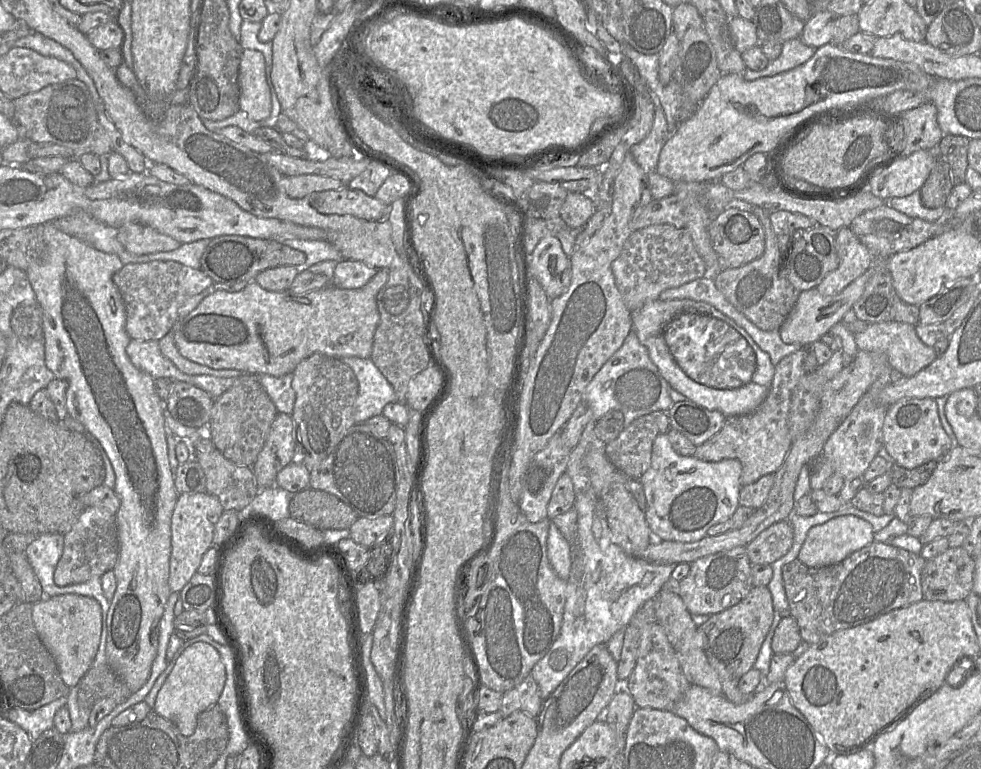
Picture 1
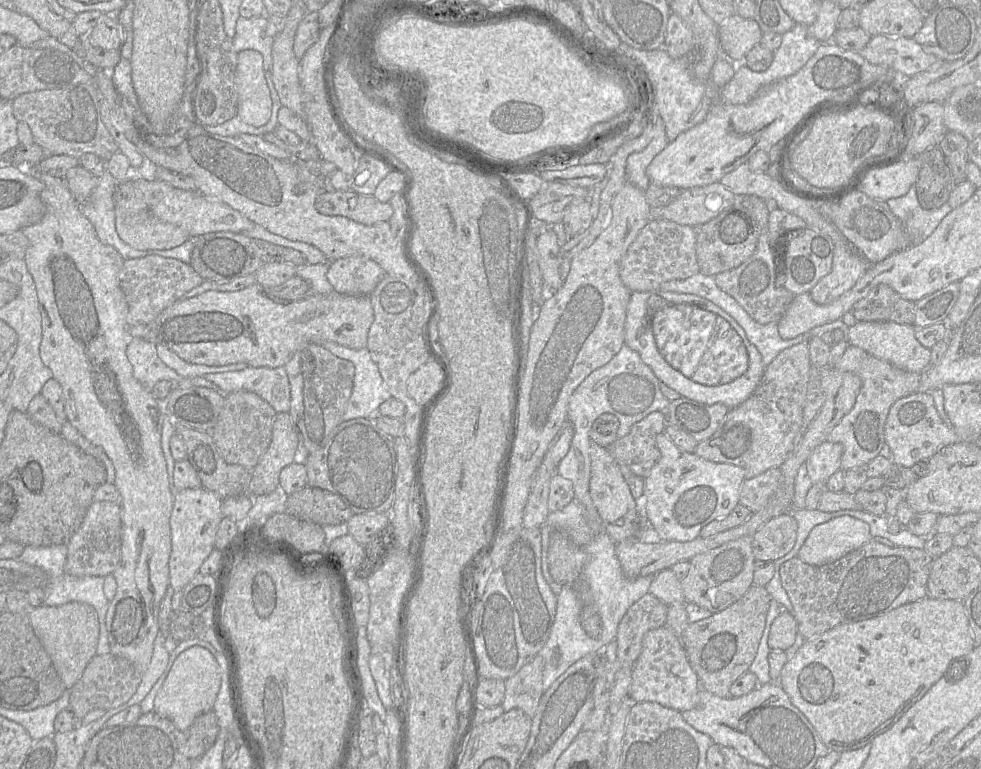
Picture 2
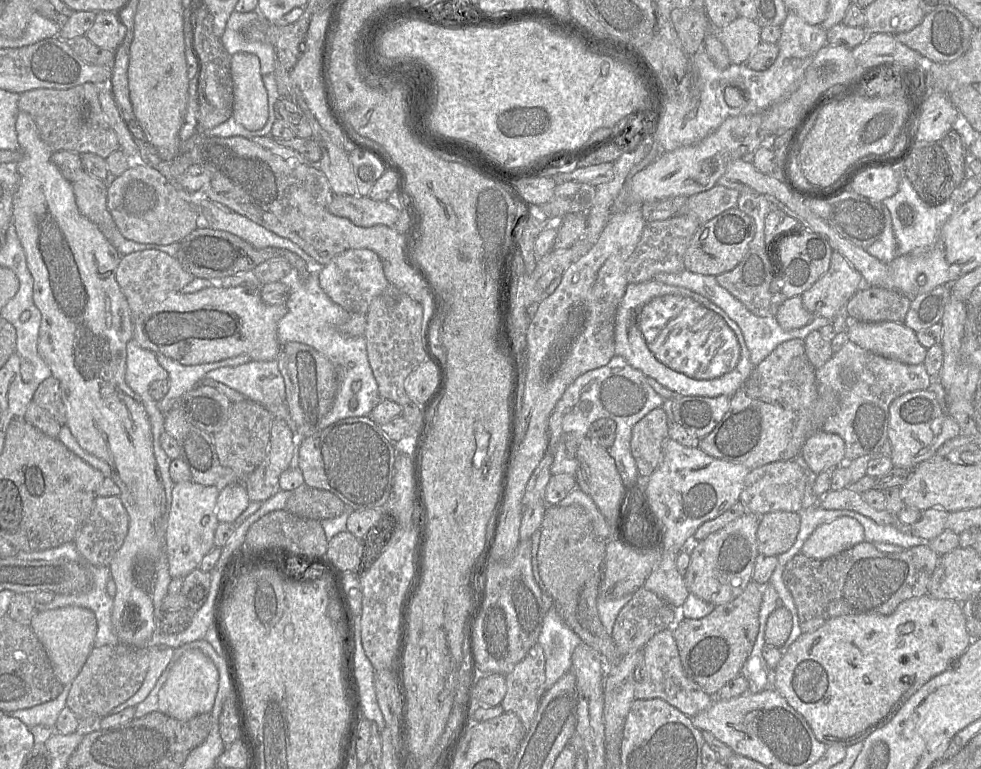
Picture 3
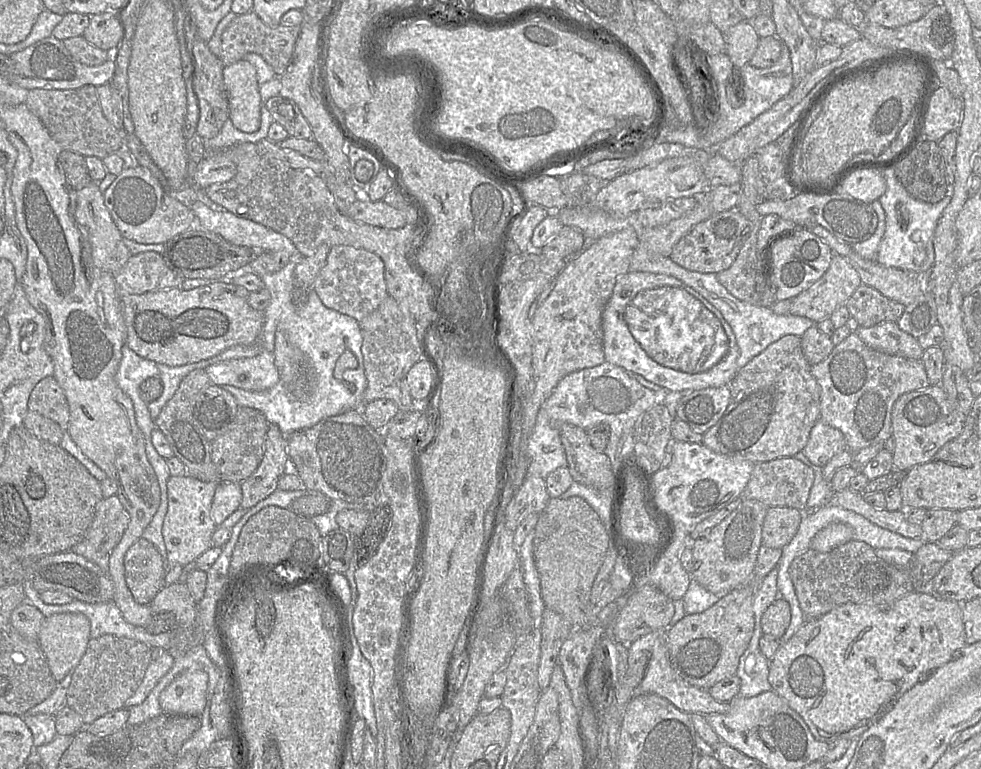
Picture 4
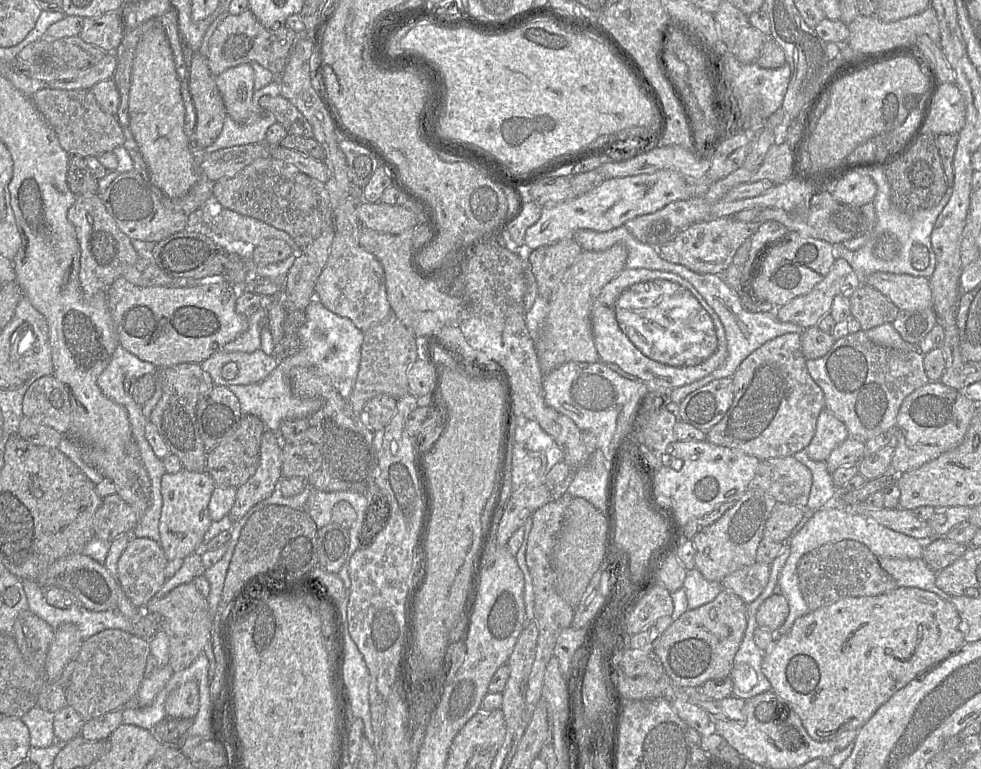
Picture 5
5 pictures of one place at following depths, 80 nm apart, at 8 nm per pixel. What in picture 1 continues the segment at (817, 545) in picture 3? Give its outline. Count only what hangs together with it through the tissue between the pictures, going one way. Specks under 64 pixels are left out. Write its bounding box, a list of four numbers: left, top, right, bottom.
[797,515,873,567]

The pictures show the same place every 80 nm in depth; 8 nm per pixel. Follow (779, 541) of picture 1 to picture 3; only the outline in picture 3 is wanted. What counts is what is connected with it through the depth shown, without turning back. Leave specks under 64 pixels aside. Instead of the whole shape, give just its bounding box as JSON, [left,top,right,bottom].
[757,511,800,556]

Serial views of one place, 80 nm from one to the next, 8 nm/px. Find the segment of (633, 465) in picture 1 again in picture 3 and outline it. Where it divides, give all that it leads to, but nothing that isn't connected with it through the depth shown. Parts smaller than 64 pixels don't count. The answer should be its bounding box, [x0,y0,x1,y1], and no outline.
[630,407,668,481]

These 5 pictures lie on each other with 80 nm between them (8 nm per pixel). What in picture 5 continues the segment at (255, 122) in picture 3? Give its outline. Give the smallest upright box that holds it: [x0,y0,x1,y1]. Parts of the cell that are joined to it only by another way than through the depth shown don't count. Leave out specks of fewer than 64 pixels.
[216,63,254,124]

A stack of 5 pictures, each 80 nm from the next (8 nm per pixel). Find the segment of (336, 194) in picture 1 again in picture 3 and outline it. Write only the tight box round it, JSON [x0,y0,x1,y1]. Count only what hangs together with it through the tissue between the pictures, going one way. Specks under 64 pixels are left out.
[329,193,399,227]

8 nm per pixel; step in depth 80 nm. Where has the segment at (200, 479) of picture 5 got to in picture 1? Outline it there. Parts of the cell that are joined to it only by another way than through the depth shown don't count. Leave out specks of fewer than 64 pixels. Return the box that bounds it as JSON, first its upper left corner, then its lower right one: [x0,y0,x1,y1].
[169,493,224,593]

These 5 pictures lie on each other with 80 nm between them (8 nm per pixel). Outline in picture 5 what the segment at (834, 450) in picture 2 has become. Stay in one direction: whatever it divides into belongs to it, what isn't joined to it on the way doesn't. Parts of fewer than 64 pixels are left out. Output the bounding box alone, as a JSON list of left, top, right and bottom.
[805,408,849,461]

